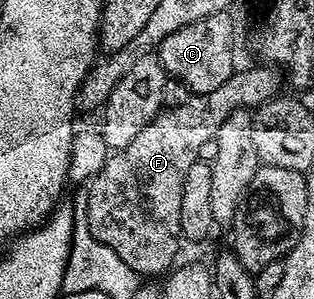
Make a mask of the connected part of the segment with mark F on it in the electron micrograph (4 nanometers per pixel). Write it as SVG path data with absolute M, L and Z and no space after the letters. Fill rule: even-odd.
M271 67L236 70L229 81L213 89L213 93L192 95L189 101L185 101L185 105L160 111L153 121L149 121L149 125L145 125L145 129L141 129L141 133L137 133L134 141L129 141L129 145L125 145L121 151L108 154L106 165L90 180L91 188L85 191L89 233L93 233L97 241L109 245L109 249L113 249L113 253L117 253L117 257L121 257L121 261L125 261L125 265L129 265L129 269L133 269L136 275L162 276L176 266L175 254L181 244L181 189L185 189L185 176L199 162L201 145L215 138L217 129L225 125L229 113L242 107L258 109L267 100L276 98L279 79L281 83L280 72L276 71Z

